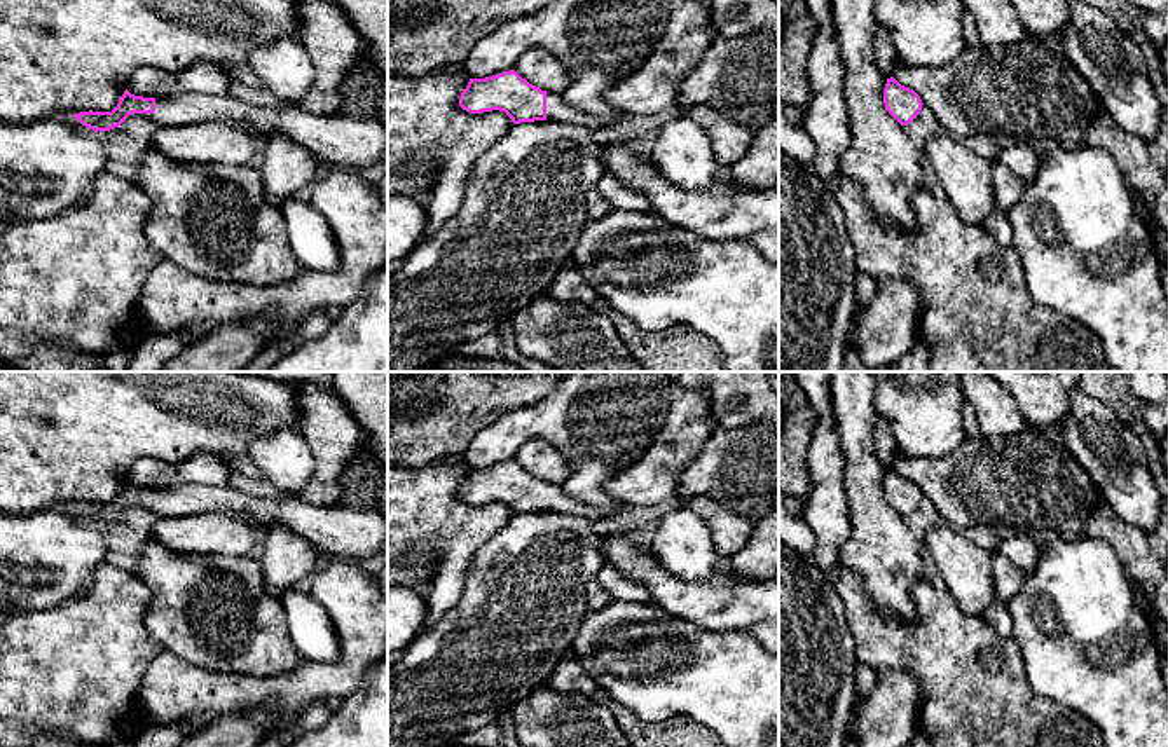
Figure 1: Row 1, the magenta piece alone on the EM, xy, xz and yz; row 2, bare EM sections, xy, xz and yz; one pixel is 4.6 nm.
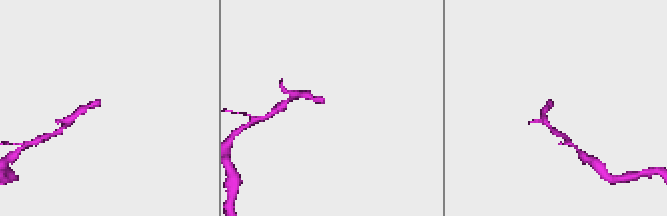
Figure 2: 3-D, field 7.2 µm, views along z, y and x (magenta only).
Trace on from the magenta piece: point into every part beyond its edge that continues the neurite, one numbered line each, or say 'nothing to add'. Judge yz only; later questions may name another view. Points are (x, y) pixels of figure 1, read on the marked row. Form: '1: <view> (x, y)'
1: yz (926, 124)

